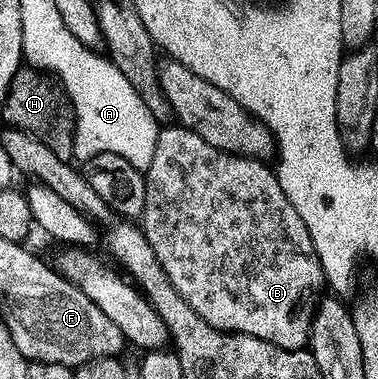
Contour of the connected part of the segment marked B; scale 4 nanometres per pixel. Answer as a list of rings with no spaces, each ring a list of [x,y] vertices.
[[[163,126],[159,130],[151,161],[145,167],[147,184],[141,227],[169,282],[209,326],[265,338],[273,346],[307,348],[311,320],[325,279],[309,230],[303,225],[301,214],[293,210],[293,202],[279,189],[274,171],[262,160],[209,146],[205,138],[185,127]]]

